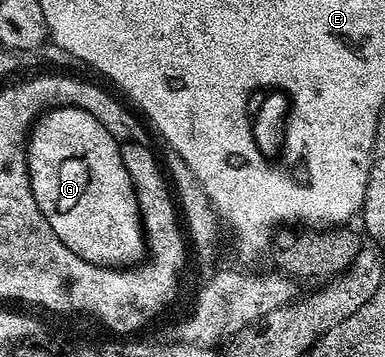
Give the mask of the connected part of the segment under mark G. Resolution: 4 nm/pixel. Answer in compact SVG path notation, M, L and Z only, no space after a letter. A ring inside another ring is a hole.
M55 107L54 110L37 118L30 132L26 154L28 156L28 176L34 193L34 201L38 201L38 209L42 209L42 217L46 217L46 221L50 221L50 229L54 229L58 241L62 241L62 245L66 245L66 249L78 253L78 257L82 257L86 261L97 263L99 267L131 268L145 258L144 229L140 221L140 206L136 200L136 190L130 181L130 173L126 173L126 165L122 165L120 143L109 133L106 125L102 125L102 121L98 121L90 113L77 107Z

